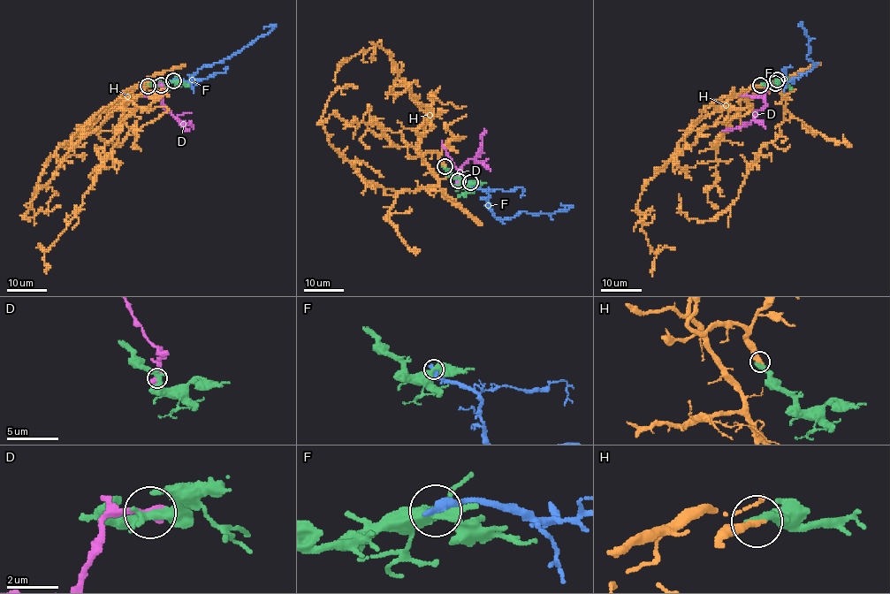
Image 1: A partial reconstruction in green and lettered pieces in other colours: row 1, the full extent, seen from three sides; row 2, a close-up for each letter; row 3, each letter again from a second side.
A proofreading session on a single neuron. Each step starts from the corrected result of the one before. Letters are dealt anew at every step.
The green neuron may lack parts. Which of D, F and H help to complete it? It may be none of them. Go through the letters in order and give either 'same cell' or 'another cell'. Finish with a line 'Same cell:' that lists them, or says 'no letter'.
D: another cell
F: another cell
H: same cell
Same cell: H

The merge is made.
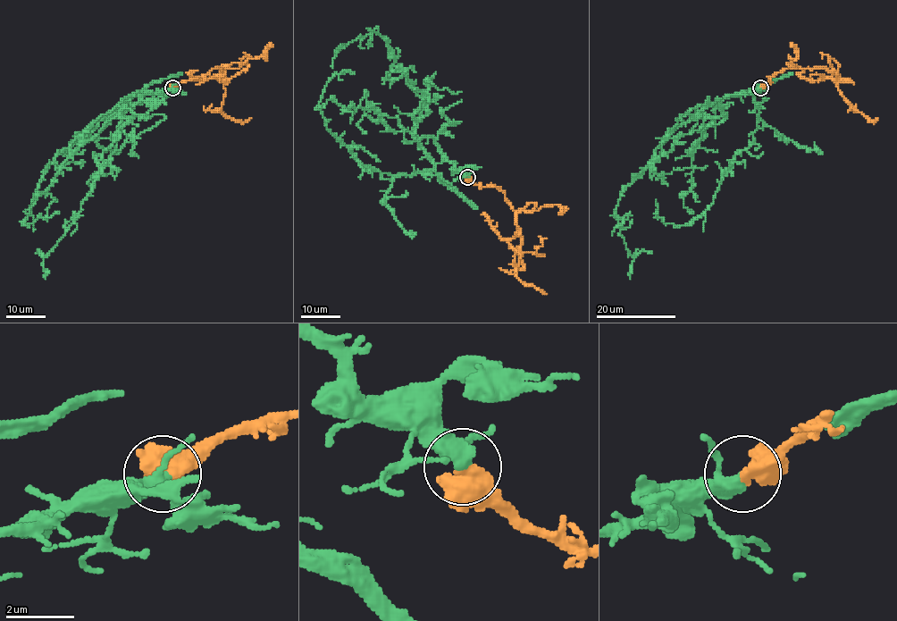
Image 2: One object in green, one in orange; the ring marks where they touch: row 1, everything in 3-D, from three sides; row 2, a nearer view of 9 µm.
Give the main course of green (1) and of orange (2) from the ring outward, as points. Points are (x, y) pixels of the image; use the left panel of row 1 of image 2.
1: (172, 87), (142, 95), (124, 119), (127, 96), (138, 93), (61, 151), (23, 223), (54, 200)
2: (172, 87), (227, 67), (216, 76), (225, 93), (221, 112), (242, 121), (251, 118)

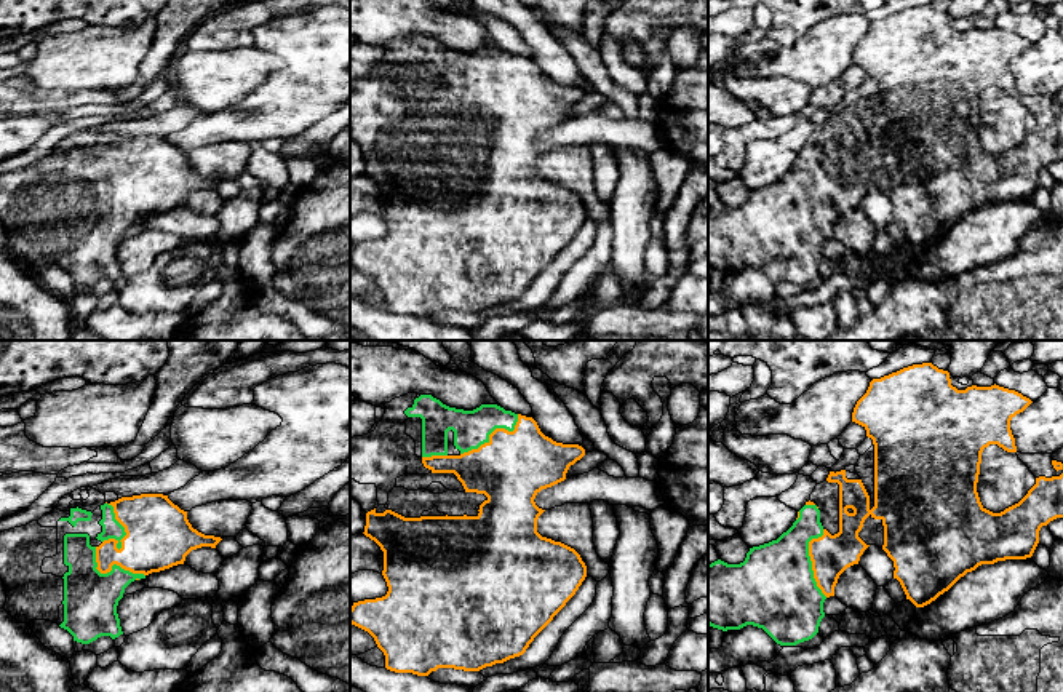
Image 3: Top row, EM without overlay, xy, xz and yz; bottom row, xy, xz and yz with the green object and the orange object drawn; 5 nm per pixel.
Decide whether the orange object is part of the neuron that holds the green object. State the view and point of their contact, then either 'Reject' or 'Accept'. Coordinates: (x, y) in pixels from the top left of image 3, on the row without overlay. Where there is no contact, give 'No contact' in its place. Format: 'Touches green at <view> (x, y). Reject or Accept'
Touches green at xz (493, 72). Accept

